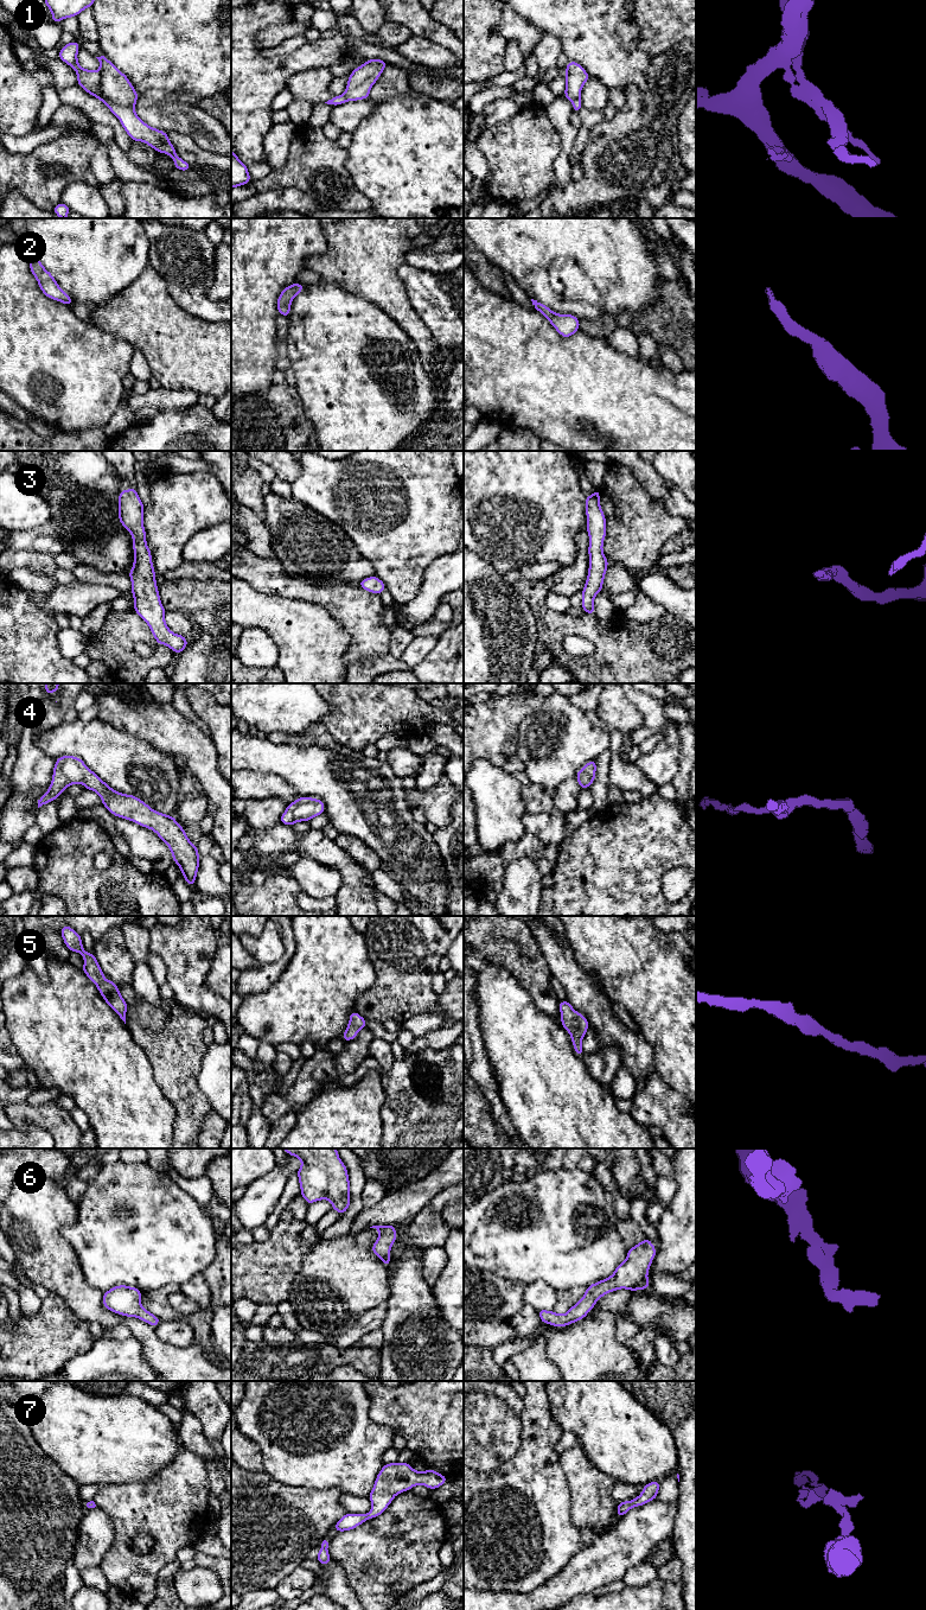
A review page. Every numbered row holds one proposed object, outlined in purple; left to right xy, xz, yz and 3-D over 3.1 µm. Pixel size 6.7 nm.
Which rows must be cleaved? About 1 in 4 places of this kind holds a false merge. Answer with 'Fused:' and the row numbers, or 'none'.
Fused: 1

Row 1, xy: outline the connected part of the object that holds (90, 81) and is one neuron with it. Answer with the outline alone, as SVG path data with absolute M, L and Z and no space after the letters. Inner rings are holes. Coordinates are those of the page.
M74 40L65 44L59 50L58 58L68 65L72 66L77 74L77 84L88 94L101 100L109 110L121 121L123 129L133 141L142 141L154 148L158 153L165 153L173 158L174 167L179 171L189 171L192 168L190 164L184 161L175 154L175 148L171 144L166 132L153 128L145 123L135 113L134 108L122 107L108 100L101 91L101 74L79 66L77 53L79 44Z

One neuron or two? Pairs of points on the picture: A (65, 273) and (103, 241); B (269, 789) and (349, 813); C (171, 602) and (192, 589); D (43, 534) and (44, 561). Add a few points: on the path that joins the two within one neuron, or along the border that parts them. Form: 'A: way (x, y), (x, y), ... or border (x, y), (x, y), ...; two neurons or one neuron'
A: way (75, 263), (94, 246); one neuron
B: border (278, 775), (292, 788), (297, 797); two neurons
C: way (176, 597), (187, 593); one neuron
D: border (17, 549), (46, 552), (52, 555); two neurons

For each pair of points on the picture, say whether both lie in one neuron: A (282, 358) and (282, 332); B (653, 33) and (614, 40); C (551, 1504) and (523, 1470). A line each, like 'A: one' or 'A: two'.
A: one
B: two
C: one

